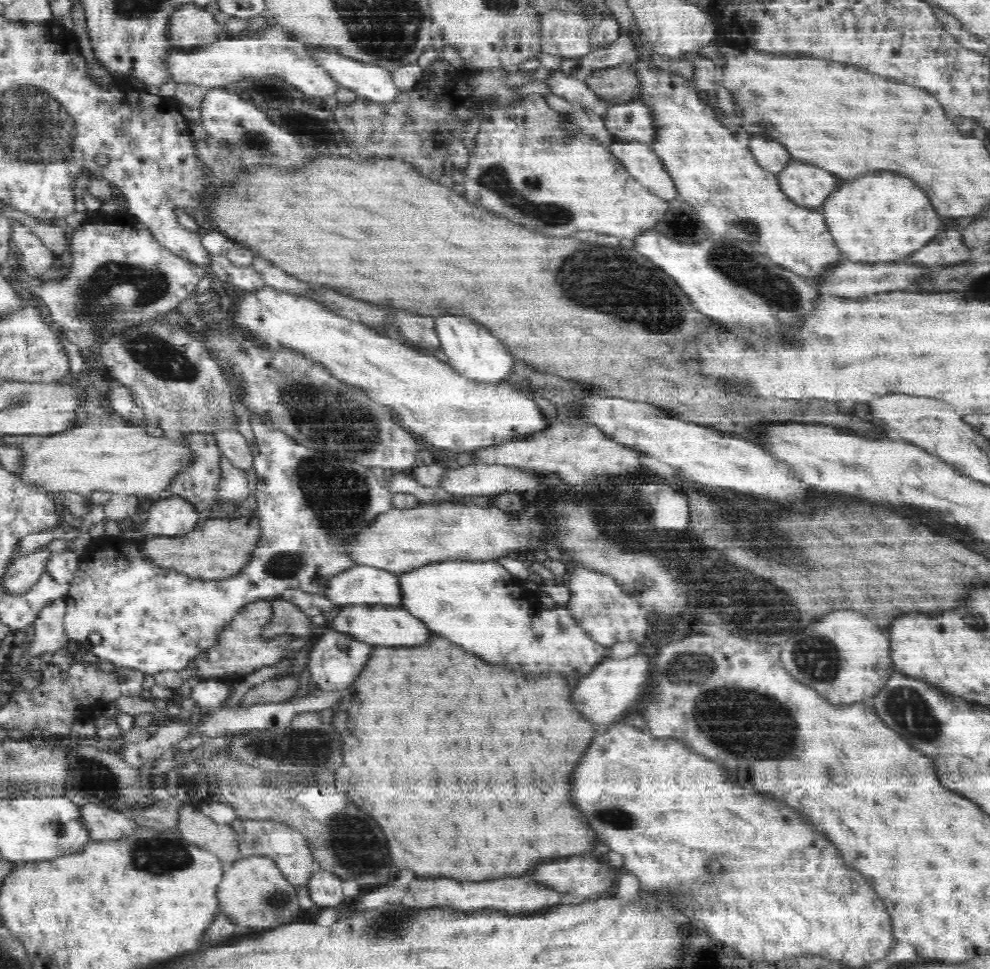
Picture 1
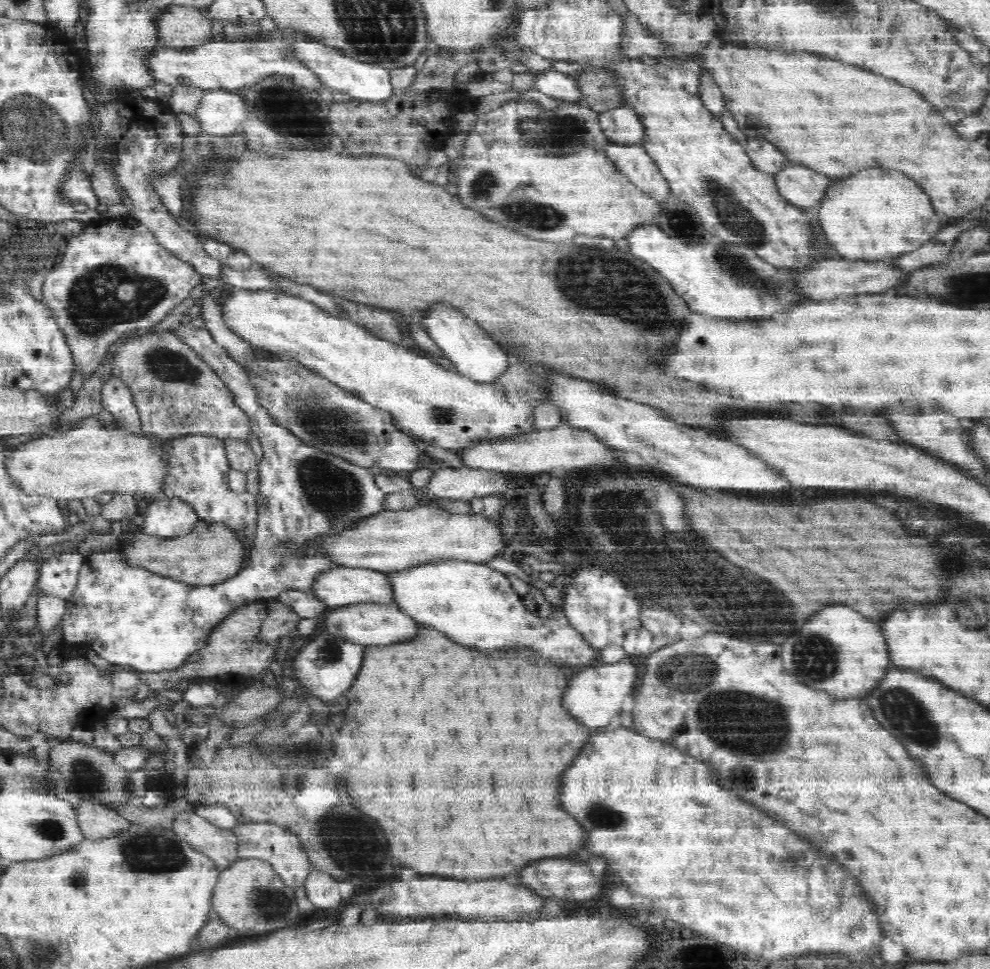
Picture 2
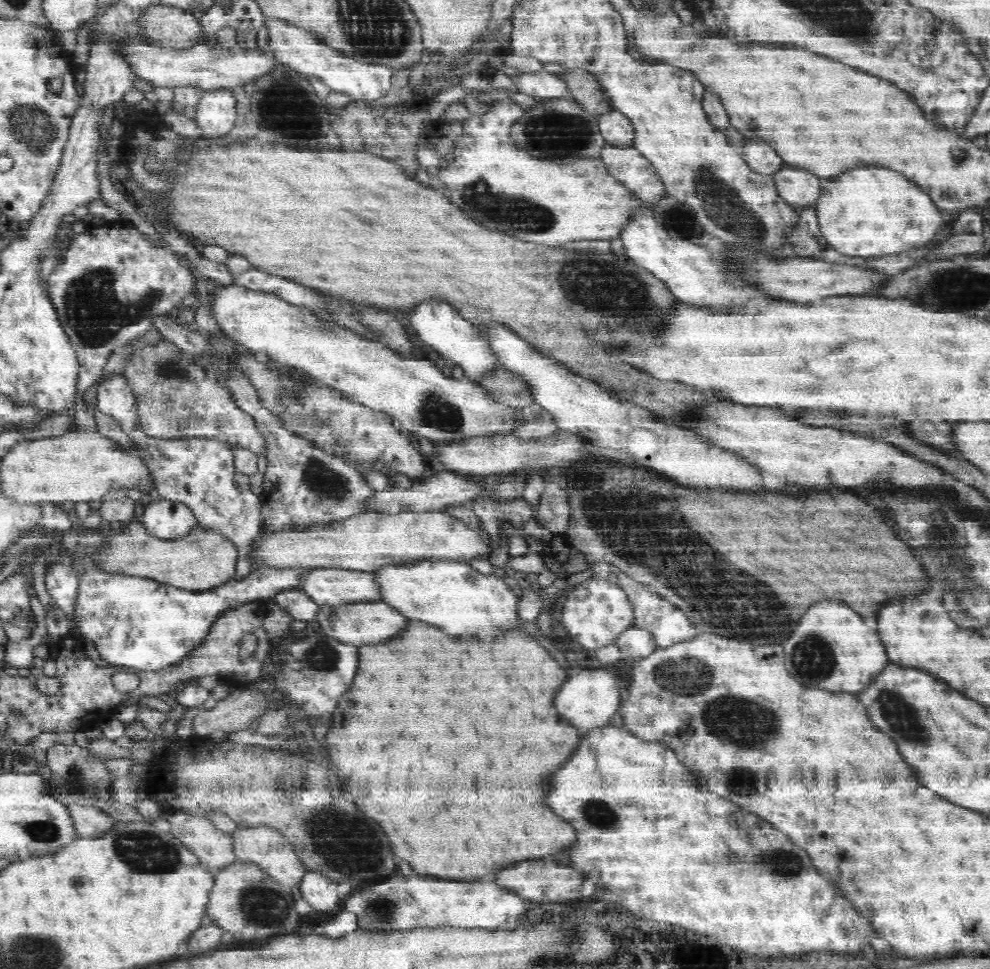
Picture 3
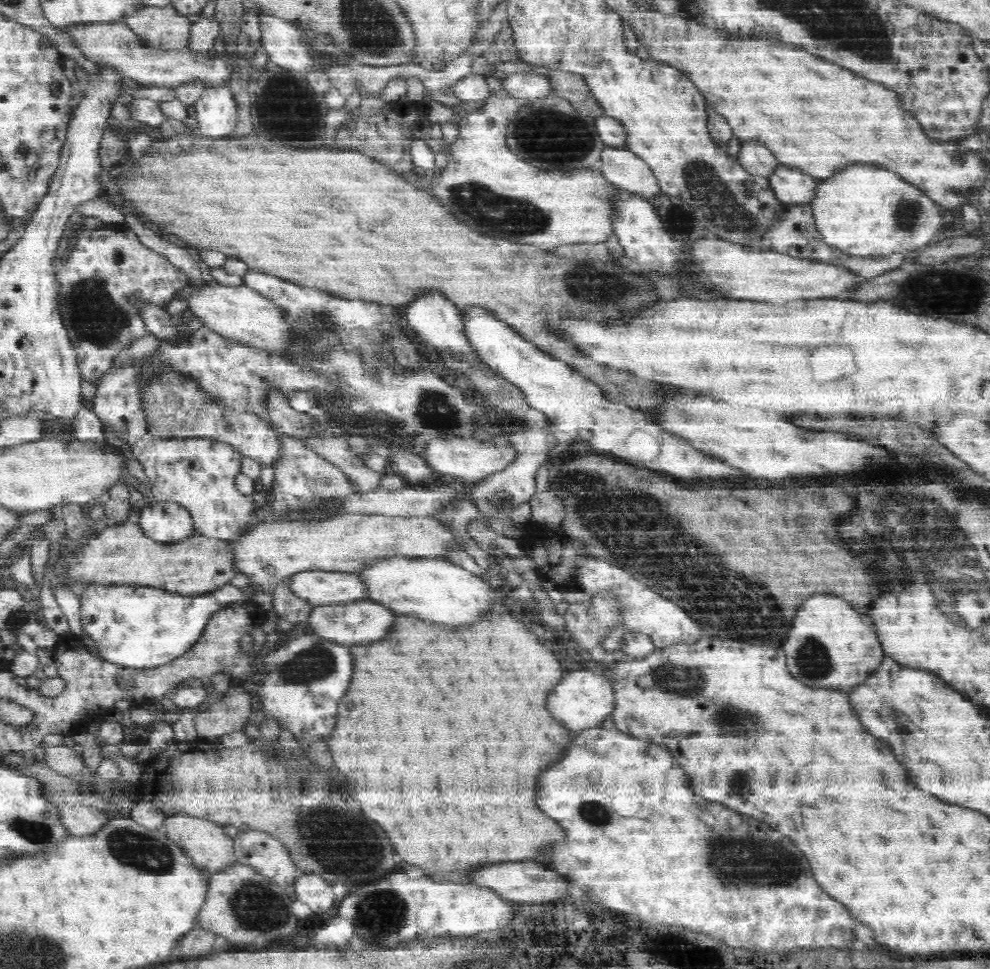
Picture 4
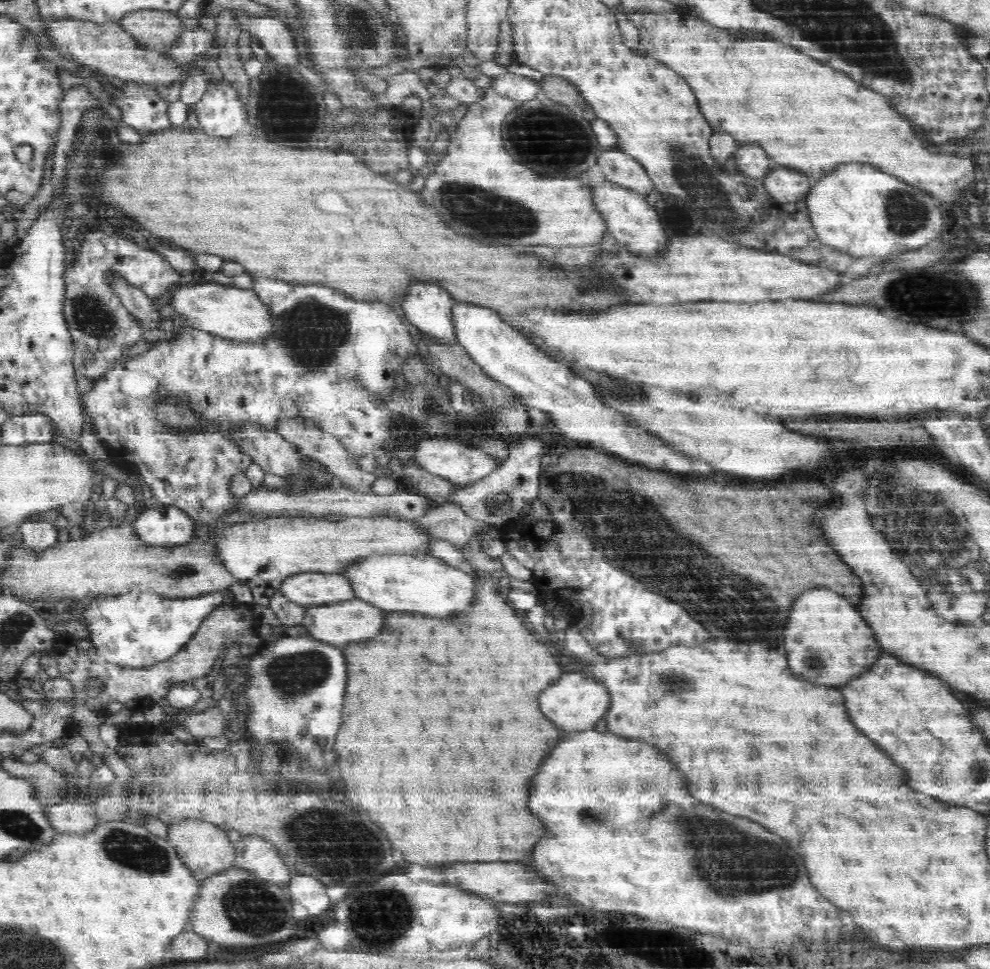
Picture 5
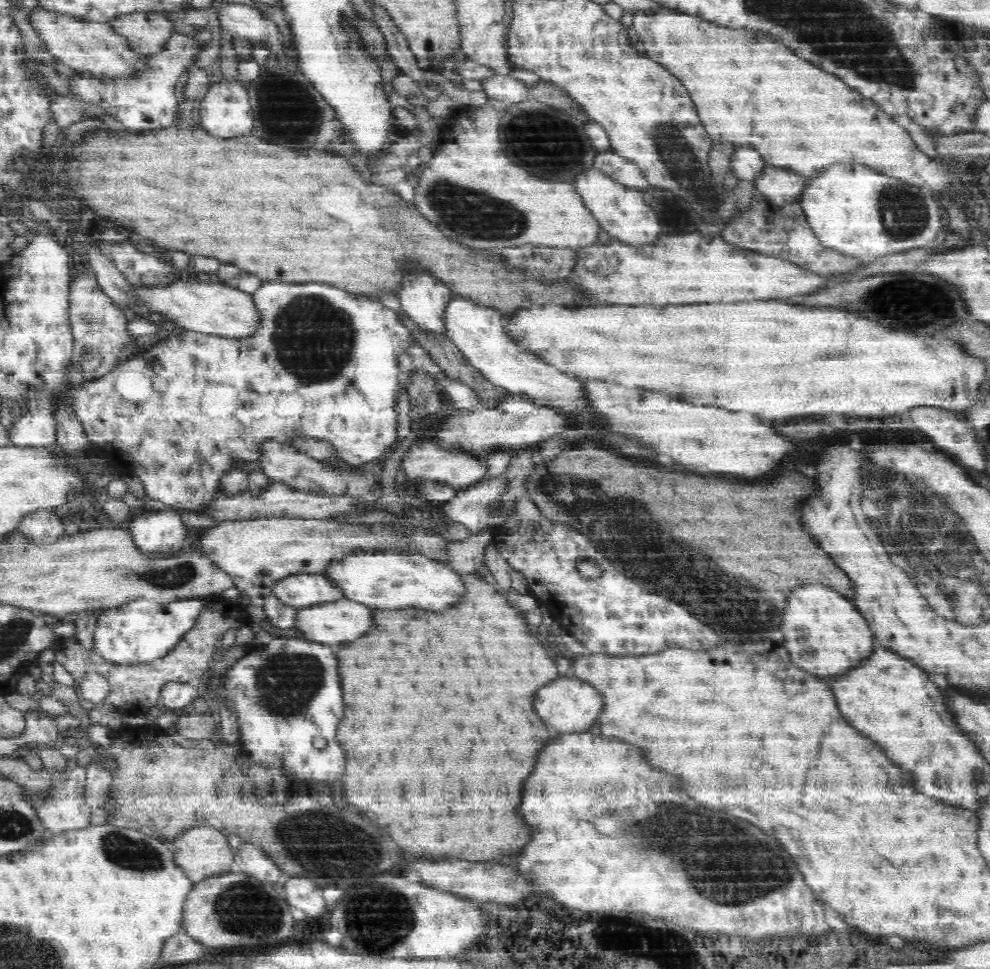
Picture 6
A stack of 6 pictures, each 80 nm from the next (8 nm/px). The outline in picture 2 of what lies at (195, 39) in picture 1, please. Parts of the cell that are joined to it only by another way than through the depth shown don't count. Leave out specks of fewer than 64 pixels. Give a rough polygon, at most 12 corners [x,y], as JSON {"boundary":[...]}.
{"boundary":[[171,6],[161,16],[163,48],[212,40],[213,21],[199,7]]}

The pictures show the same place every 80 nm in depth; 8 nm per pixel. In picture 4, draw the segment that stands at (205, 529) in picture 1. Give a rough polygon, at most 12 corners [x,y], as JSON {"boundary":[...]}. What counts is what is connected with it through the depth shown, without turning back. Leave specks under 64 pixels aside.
{"boundary":[[134,517],[60,559],[70,577],[202,594],[237,569],[230,541],[158,542]]}

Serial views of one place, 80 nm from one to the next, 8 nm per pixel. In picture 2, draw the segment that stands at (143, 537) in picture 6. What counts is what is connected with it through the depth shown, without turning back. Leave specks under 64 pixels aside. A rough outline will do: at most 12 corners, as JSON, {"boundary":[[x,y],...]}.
{"boundary":[[178,497],[155,499],[140,532],[188,534],[200,520]]}

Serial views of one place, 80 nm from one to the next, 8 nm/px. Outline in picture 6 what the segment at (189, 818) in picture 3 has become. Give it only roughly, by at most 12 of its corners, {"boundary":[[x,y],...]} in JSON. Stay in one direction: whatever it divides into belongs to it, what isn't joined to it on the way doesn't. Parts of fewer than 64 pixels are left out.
{"boundary":[[206,824],[174,838],[175,860],[198,882],[233,870],[235,849]]}

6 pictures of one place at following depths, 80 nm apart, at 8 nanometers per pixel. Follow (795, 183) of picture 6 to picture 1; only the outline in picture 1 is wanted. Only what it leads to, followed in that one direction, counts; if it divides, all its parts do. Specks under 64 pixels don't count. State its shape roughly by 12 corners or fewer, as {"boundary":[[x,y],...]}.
{"boundary":[[794,161],[777,173],[781,189],[820,210],[843,179]]}

